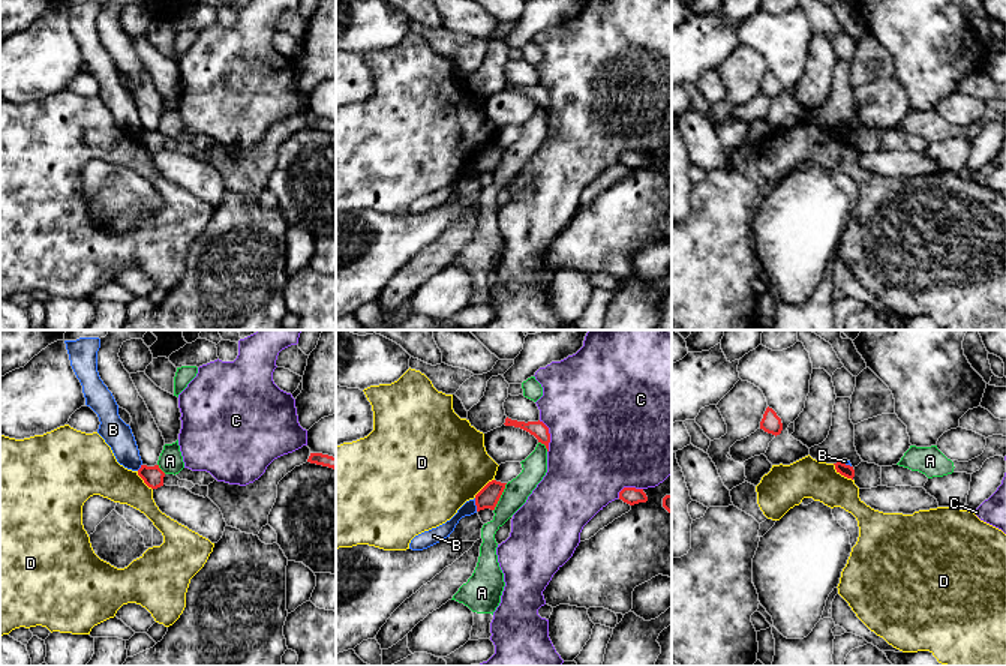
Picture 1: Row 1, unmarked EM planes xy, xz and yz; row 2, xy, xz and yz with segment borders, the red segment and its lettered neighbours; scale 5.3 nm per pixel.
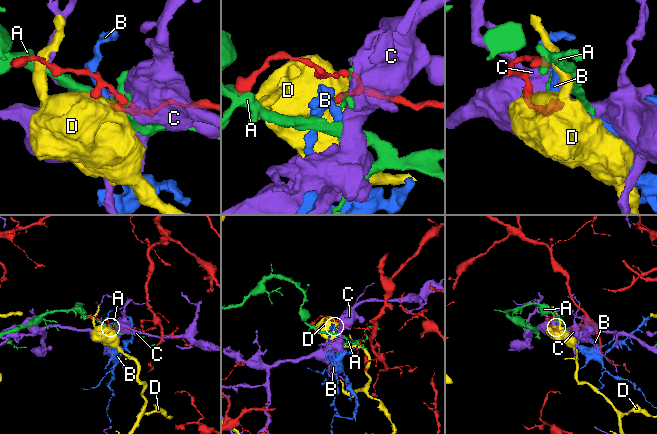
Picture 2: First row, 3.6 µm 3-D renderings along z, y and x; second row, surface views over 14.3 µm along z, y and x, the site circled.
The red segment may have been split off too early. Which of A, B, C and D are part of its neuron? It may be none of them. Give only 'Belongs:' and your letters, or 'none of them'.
Belongs: none of them

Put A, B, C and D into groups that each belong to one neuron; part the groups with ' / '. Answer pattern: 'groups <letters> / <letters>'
groups A / B / C / D

